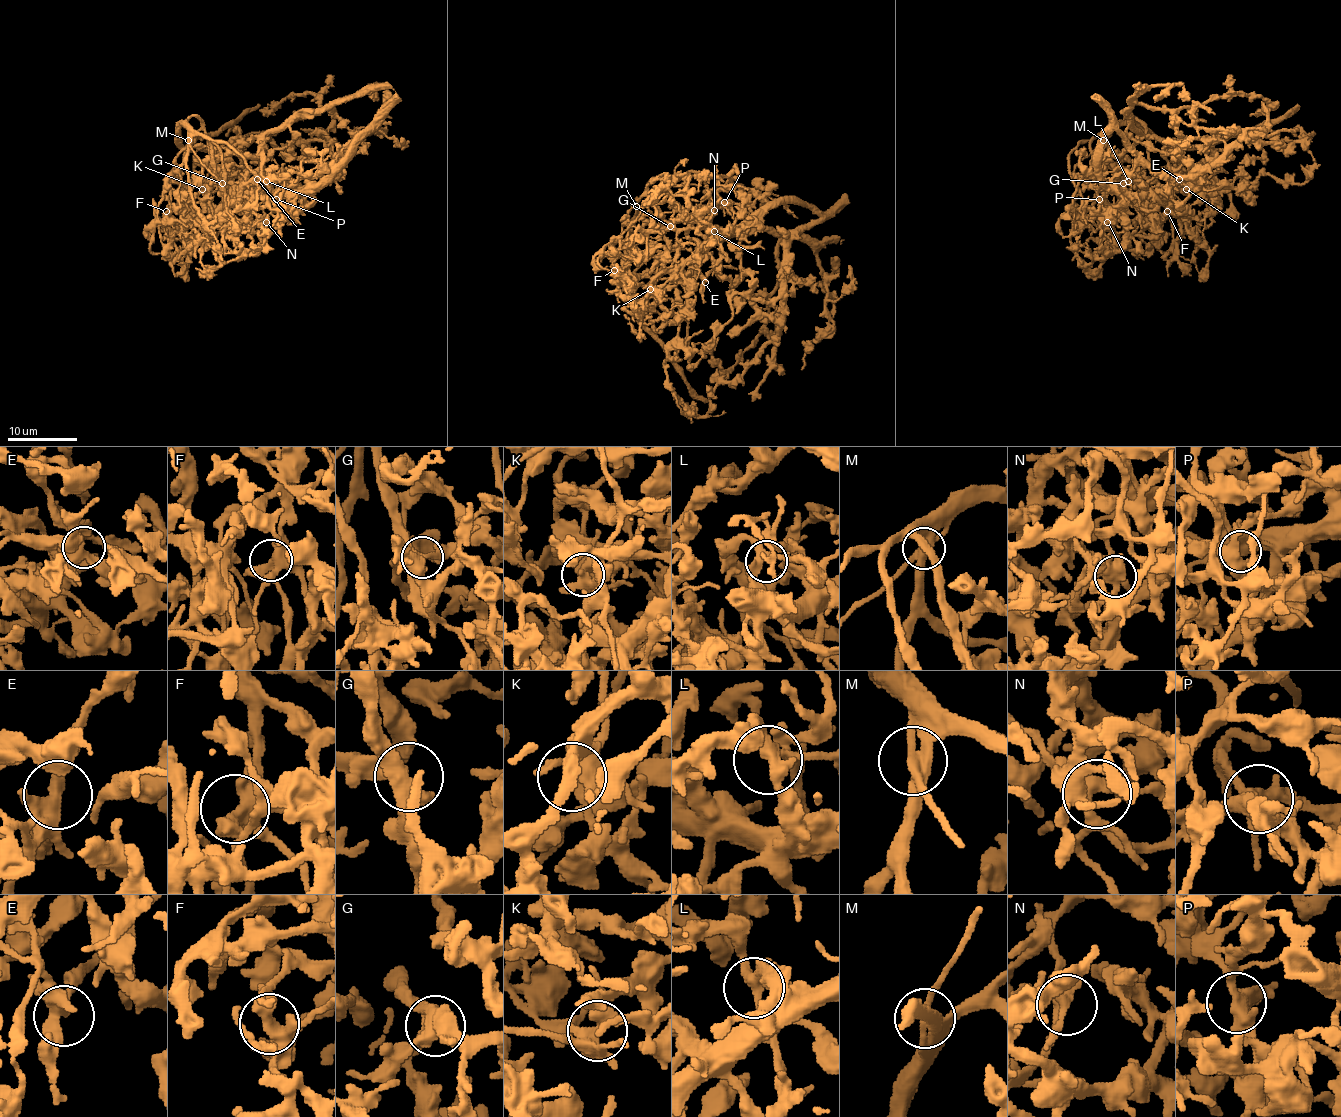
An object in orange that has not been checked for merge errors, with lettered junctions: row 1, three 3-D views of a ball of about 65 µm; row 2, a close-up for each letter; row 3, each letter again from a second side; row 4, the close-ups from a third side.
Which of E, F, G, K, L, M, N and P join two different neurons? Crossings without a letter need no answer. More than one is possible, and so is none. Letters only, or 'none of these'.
K, M

